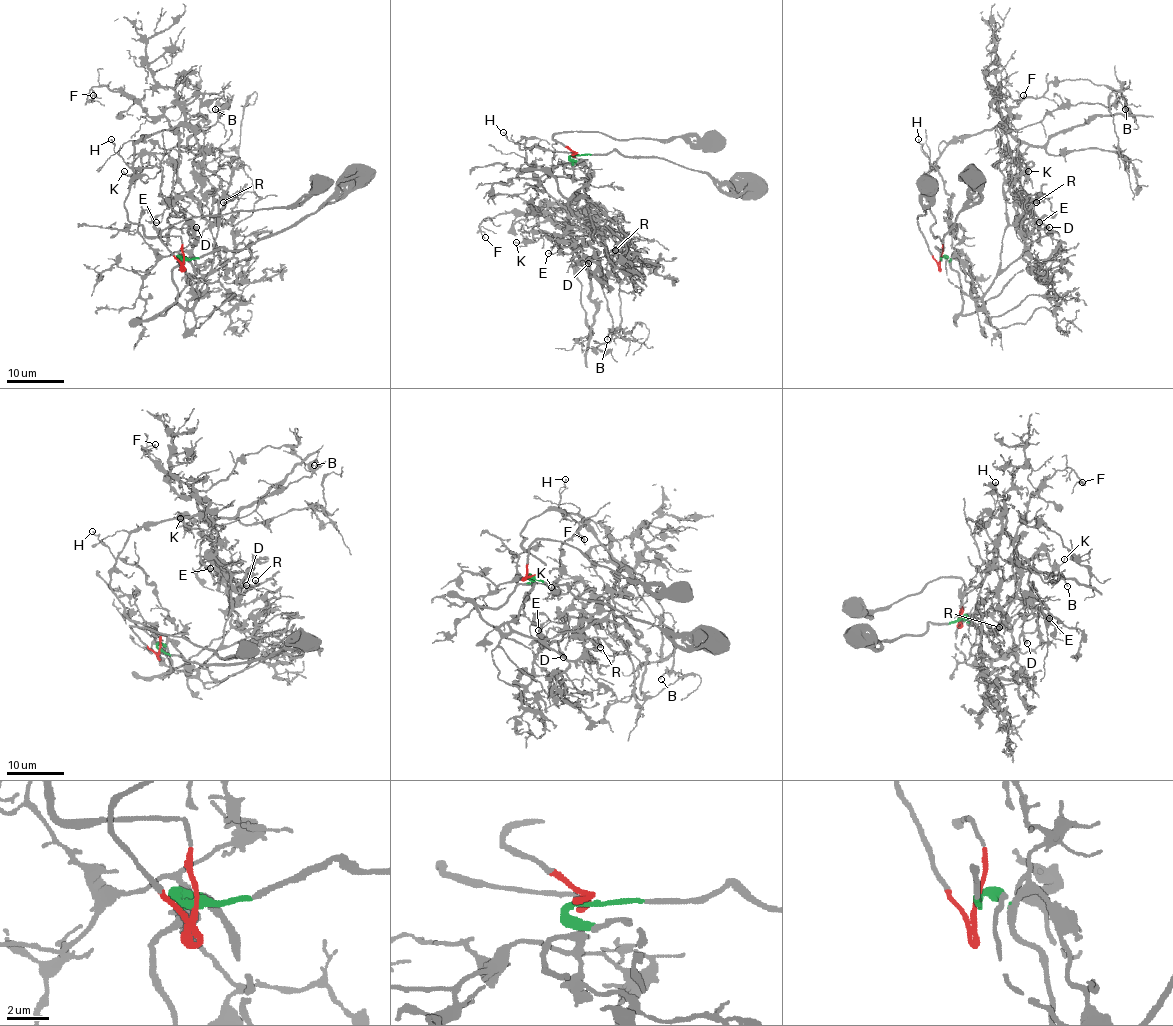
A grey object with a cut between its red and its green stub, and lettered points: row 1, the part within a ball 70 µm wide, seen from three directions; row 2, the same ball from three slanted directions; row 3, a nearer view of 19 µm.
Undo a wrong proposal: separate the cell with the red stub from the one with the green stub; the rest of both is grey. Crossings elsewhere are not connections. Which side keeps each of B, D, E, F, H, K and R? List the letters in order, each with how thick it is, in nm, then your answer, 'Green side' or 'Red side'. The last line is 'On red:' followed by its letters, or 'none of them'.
B: Thickness 110 nm. Red side
D: Thickness 440 nm. Green side
E: Thickness 100 nm. Red side
F: Thickness 100 nm. Red side
H: Thickness 120 nm. Red side
K: Thickness 130 nm. Red side
R: Thickness 190 nm. Green side
On red: B, E, F, H, K

